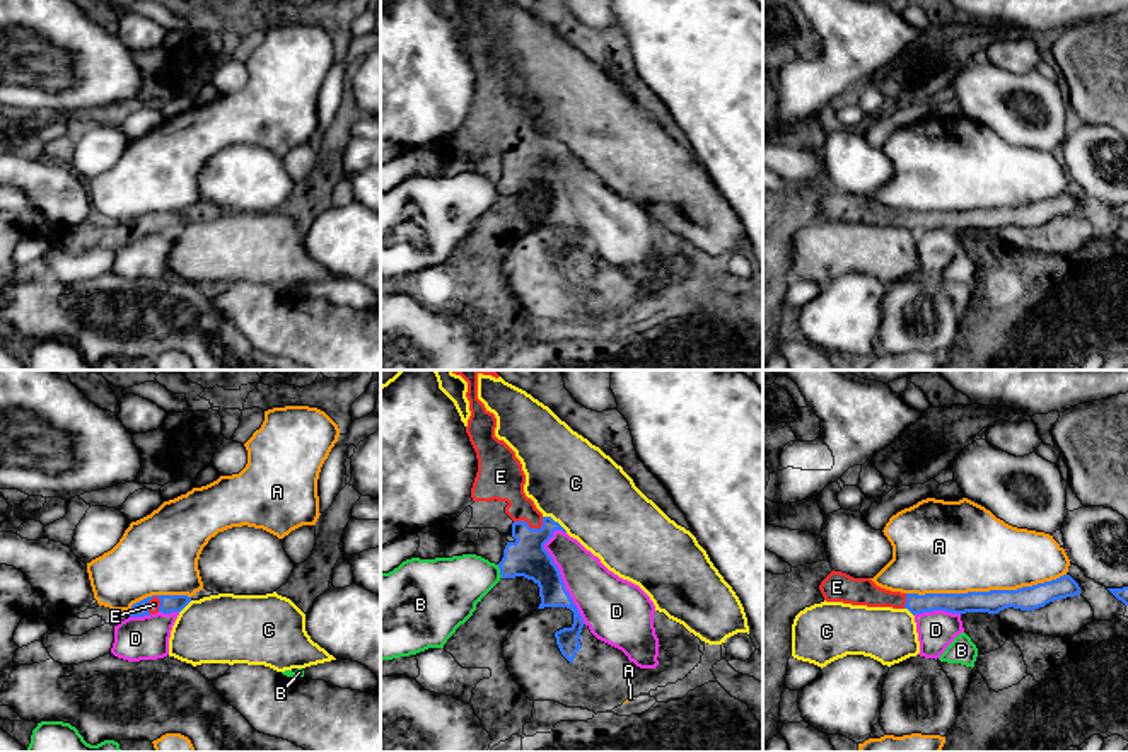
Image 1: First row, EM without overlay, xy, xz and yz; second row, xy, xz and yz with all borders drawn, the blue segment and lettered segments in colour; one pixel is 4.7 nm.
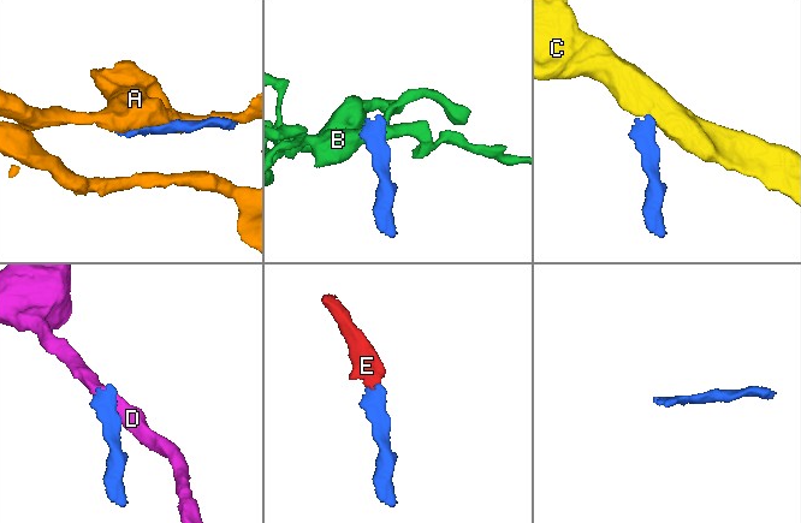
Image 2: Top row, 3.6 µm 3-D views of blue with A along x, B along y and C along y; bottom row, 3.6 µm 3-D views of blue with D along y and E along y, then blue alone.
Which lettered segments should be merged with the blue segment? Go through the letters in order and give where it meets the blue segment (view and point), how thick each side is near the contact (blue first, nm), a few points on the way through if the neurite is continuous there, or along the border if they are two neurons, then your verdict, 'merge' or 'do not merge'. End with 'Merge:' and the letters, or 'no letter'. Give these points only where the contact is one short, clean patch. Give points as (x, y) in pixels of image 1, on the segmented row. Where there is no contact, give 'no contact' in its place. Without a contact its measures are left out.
A: contact yz (985, 592); calibres 110 and 440 nm; do not merge
B: contact xz (500, 572); calibres 180 and 280 nm; border xz (497, 565), (502, 577); do not merge
C: contact xz (553, 520); calibres 180 and 400 nm; border xz (543, 515), (557, 520), (567, 531); do not merge
D: contact xz (560, 577); calibres 180 and 280 nm; do not merge
E: contact xz (529, 527); calibres 180 and 190 nm; way xz (526, 556), (529, 527), (516, 497), (504, 481); merge
Merge: E

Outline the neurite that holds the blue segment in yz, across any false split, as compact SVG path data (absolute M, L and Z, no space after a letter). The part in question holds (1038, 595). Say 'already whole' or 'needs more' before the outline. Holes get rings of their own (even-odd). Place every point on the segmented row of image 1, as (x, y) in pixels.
needs more; M834 570L821 581L819 590L826 602L908 609L913 616L933 610L998 614L1009 607L1034 610L1050 602L1080 595L1080 587L1070 575L1017 590L918 595L891 592L877 587L870 578L853 578Z

